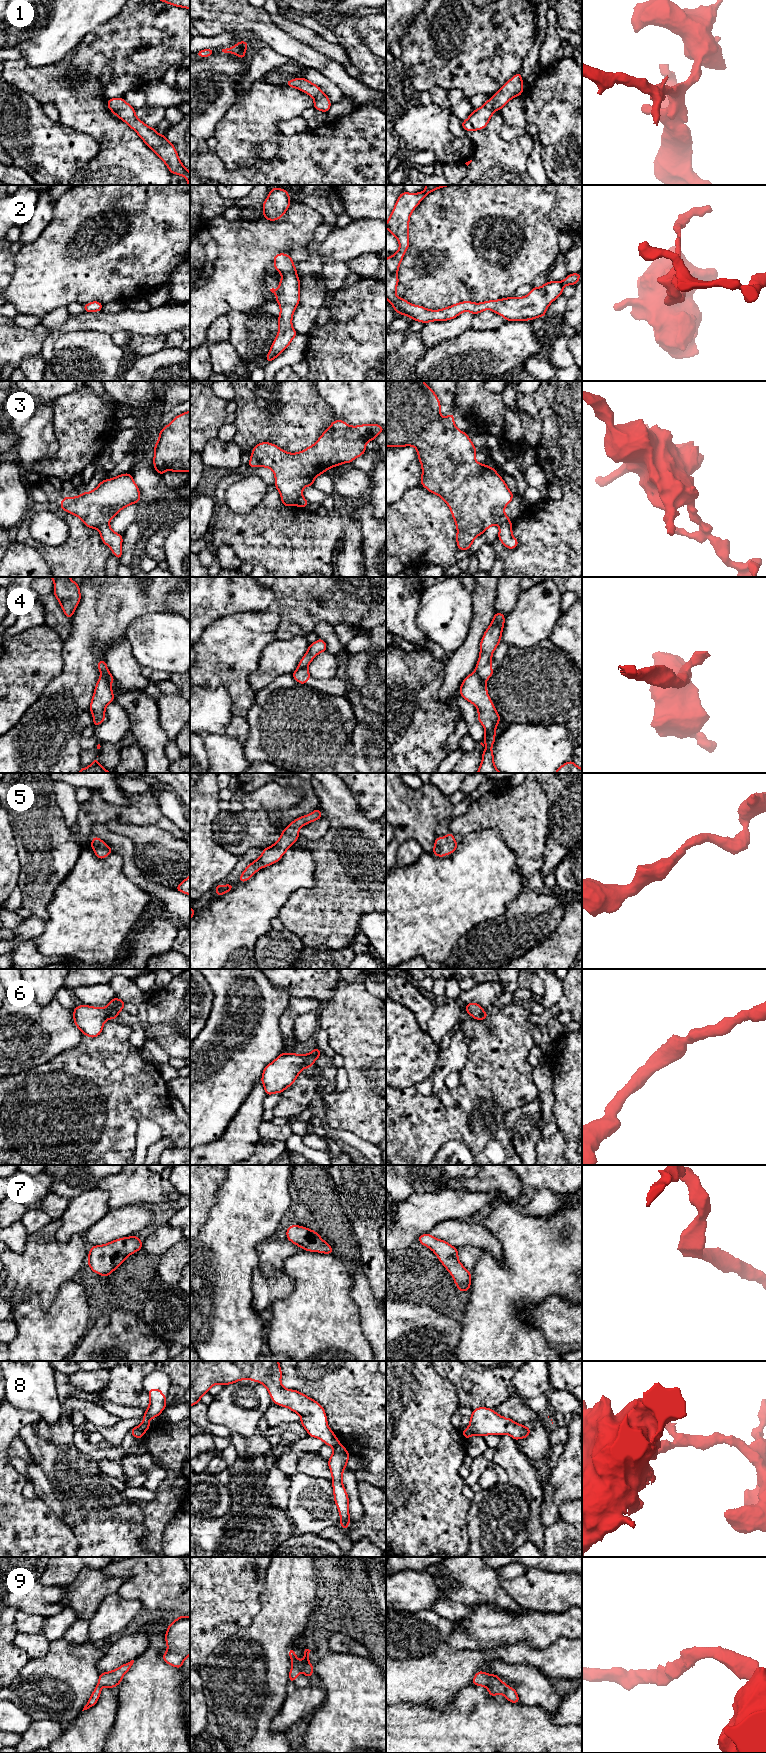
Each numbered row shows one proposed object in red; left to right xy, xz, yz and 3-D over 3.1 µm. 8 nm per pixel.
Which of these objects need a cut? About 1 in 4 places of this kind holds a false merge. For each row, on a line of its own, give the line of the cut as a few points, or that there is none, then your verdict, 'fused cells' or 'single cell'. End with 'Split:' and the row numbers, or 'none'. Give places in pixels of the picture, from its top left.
1: no cut; single cell
2: no cut; single cell
3: cut in xz along (302, 496), (299, 498), (298, 505); fused cells
4: cut in yz along (475, 669), (478, 676), (485, 683); fused cells
5: no cut; single cell
6: no cut; single cell
7: no cut; single cell
8: cut in xy along (136, 1427), (143, 1434); fused cells
9: no cut; single cell
Split: 3, 4, 8

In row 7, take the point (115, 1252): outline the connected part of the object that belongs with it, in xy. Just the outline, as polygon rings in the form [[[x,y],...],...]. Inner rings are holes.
[[[138,1236],[124,1237],[104,1245],[92,1246],[87,1263],[94,1273],[107,1277],[142,1246],[143,1242]]]

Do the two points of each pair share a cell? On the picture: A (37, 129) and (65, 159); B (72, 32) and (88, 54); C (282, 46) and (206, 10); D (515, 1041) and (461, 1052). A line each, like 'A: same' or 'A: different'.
A: same
B: different
C: same
D: different

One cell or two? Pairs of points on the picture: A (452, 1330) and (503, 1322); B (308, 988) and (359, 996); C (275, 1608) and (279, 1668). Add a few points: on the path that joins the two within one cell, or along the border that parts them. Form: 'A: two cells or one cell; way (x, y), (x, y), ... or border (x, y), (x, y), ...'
A: two cells; border (461, 1323), (461, 1338), (455, 1350)
B: two cells; border (340, 980), (334, 995), (322, 1004)
C: one cell; way (276, 1623), (276, 1653)

